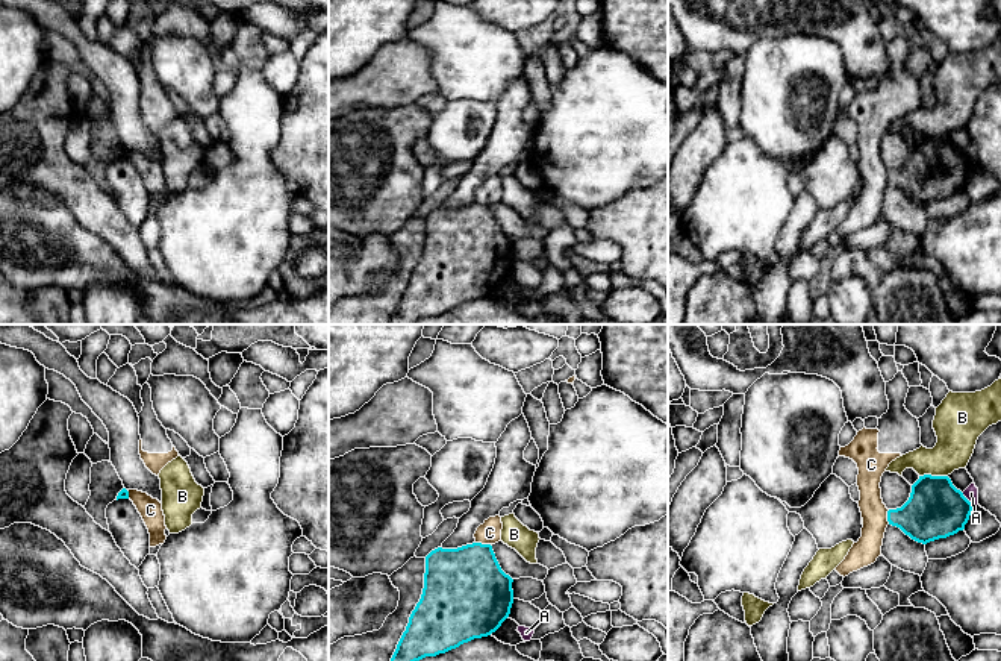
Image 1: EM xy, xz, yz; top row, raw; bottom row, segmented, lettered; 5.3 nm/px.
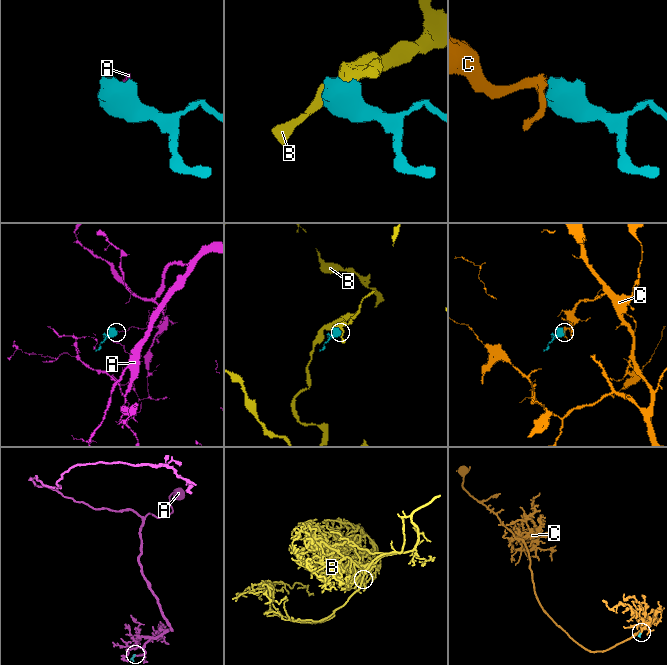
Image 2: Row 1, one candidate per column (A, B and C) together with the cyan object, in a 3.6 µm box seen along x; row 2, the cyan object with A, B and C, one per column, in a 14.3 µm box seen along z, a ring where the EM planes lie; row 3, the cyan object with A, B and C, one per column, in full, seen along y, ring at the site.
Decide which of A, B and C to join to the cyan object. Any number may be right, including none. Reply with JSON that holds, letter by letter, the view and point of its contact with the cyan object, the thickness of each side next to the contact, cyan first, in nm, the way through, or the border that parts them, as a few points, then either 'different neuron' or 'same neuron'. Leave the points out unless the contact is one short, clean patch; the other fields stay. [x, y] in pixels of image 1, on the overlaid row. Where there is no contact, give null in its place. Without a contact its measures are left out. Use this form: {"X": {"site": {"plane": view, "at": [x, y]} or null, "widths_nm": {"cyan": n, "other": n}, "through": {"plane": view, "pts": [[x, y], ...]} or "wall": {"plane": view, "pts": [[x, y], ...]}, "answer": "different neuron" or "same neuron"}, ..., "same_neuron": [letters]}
{"A": {"site": {"plane": "yz", "at": [966, 499]}, "widths_nm": {"cyan": 300, "other": 80}, "wall": {"plane": "yz", "pts": [[962, 493], [974, 505]]}, "answer": "different neuron"}, "B": {"site": {"plane": "yz", "at": [933, 476]}, "widths_nm": {"cyan": 300, "other": 200}, "wall": {"plane": "yz", "pts": [[947, 475], [919, 476]]}, "answer": "different neuron"}, "C": {"site": {"plane": "xz", "at": [483, 545]}, "widths_nm": {"cyan": 420, "other": 120}, "through": {"plane": "xz", "pts": [[465, 587], [470, 582], [483, 545], [489, 532]]}, "answer": "same neuron"}, "same_neuron": ["C"]}

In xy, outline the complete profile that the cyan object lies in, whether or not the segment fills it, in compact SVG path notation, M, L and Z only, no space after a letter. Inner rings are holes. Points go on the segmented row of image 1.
M123 488L118 493L117 500L118 499L130 499L136 506L138 512L141 514L148 529L150 547L156 547L165 543L167 540L165 515L162 511L162 503L157 499L153 499L147 493L138 490L126 490L126 488Z

